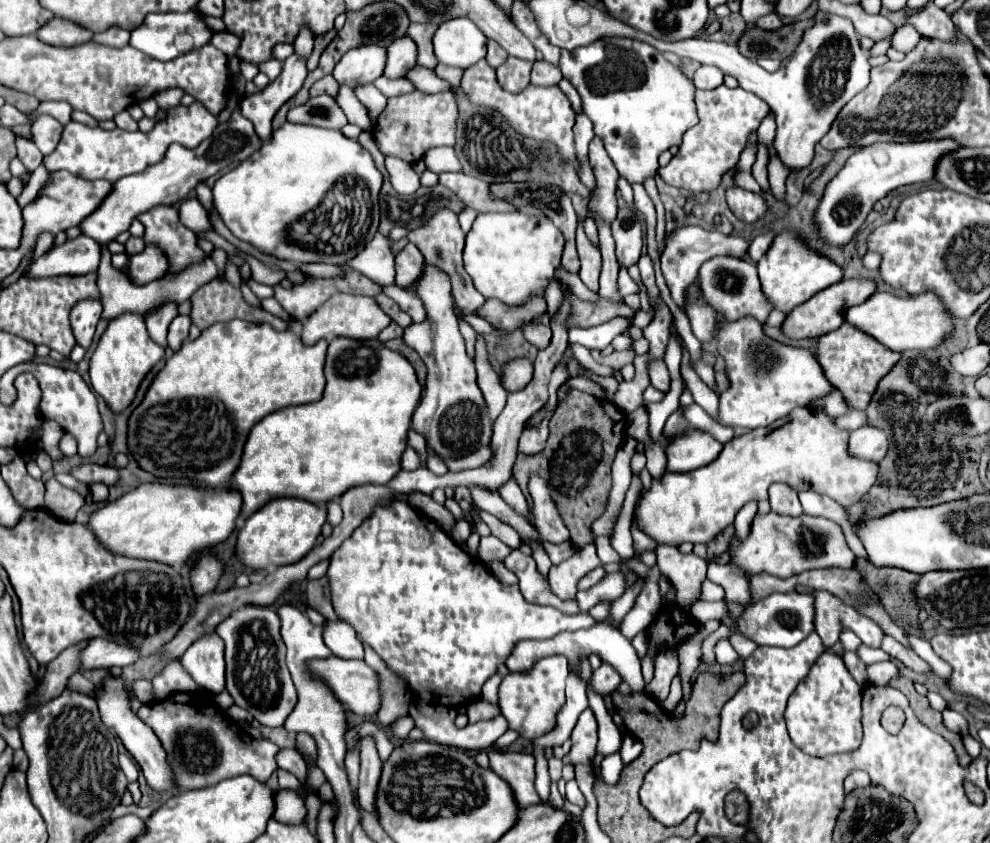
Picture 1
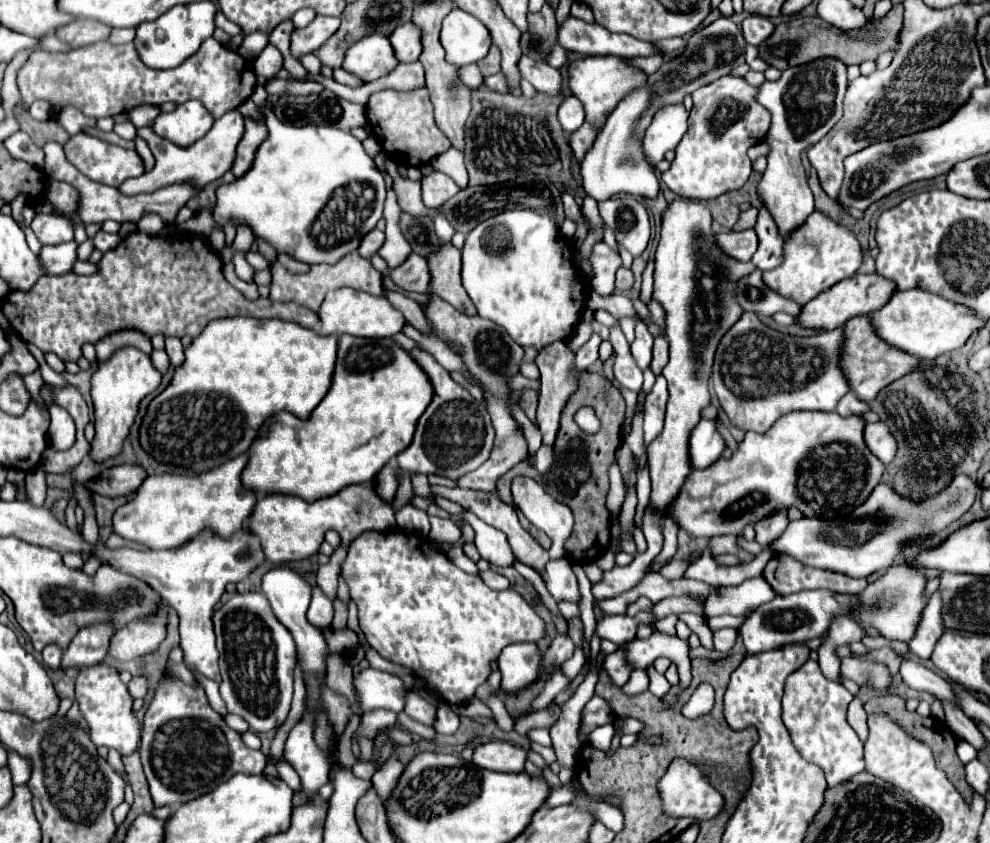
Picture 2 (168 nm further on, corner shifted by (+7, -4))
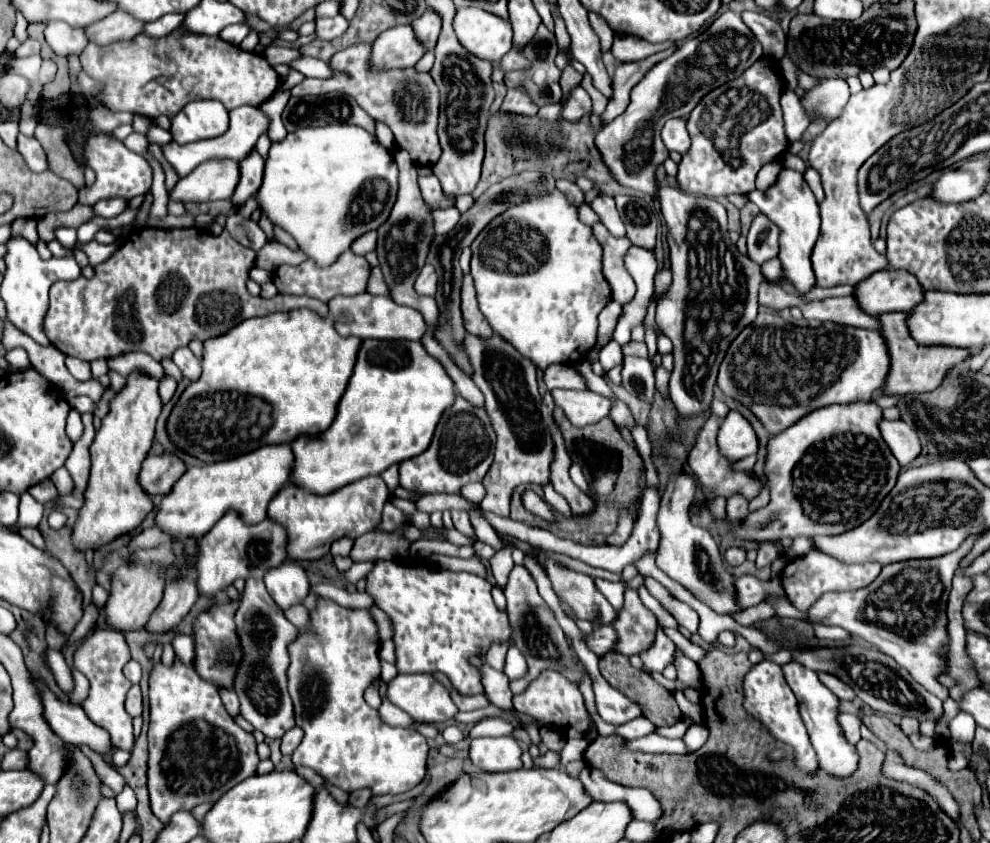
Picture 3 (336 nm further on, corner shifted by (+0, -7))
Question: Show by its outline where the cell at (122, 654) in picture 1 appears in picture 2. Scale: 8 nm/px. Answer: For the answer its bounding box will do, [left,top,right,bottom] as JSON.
[109,610,167,662]

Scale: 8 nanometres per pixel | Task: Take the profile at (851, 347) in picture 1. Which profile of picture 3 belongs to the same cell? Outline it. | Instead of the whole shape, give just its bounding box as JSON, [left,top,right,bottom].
[880,313,972,395]

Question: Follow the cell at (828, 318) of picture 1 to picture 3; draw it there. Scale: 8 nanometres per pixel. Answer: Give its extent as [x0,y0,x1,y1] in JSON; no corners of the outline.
[856,269,924,313]

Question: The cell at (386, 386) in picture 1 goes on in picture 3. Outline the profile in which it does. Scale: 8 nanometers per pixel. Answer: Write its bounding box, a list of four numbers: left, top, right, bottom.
[292,340,456,495]

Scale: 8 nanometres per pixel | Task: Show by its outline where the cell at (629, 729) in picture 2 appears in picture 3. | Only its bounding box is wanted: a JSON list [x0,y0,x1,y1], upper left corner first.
[655,720,688,739]

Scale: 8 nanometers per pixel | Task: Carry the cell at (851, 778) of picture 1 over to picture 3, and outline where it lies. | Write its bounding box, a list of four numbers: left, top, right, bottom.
[782,661,858,777]

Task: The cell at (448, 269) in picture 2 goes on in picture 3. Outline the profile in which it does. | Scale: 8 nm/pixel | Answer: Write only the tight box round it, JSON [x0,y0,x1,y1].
[462,275,492,339]

